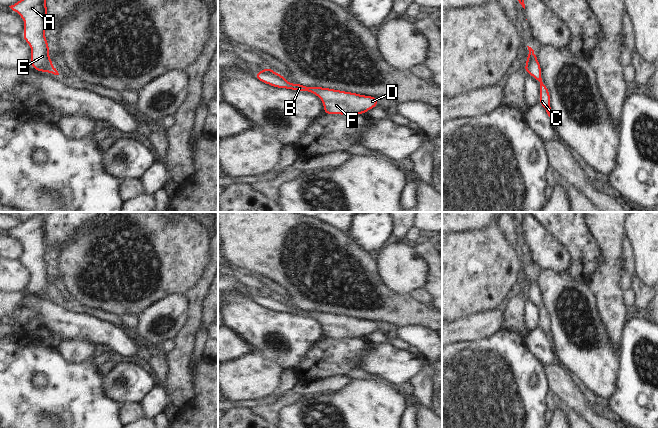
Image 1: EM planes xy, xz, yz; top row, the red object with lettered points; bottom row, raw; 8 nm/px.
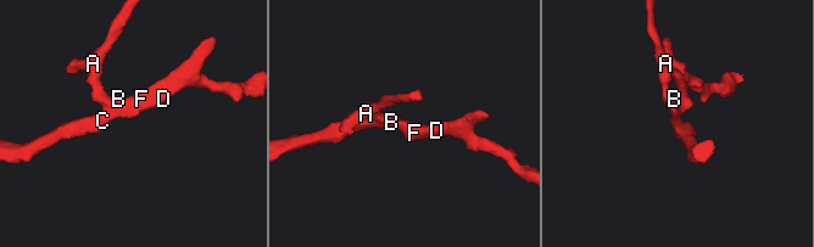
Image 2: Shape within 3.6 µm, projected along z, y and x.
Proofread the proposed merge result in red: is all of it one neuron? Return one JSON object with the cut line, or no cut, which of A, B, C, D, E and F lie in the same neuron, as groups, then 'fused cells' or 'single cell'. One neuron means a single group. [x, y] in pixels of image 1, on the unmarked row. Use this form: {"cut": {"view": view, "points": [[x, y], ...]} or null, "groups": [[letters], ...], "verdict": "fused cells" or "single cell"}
{"cut": null, "groups": [["A", "B", "C", "D", "E", "F"]], "verdict": "single cell"}

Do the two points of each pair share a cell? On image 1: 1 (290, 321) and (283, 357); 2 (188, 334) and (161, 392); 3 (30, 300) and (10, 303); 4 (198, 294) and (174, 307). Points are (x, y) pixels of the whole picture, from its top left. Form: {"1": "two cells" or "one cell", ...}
{"1": "one cell", "2": "two cells", "3": "one cell", "4": "two cells"}

